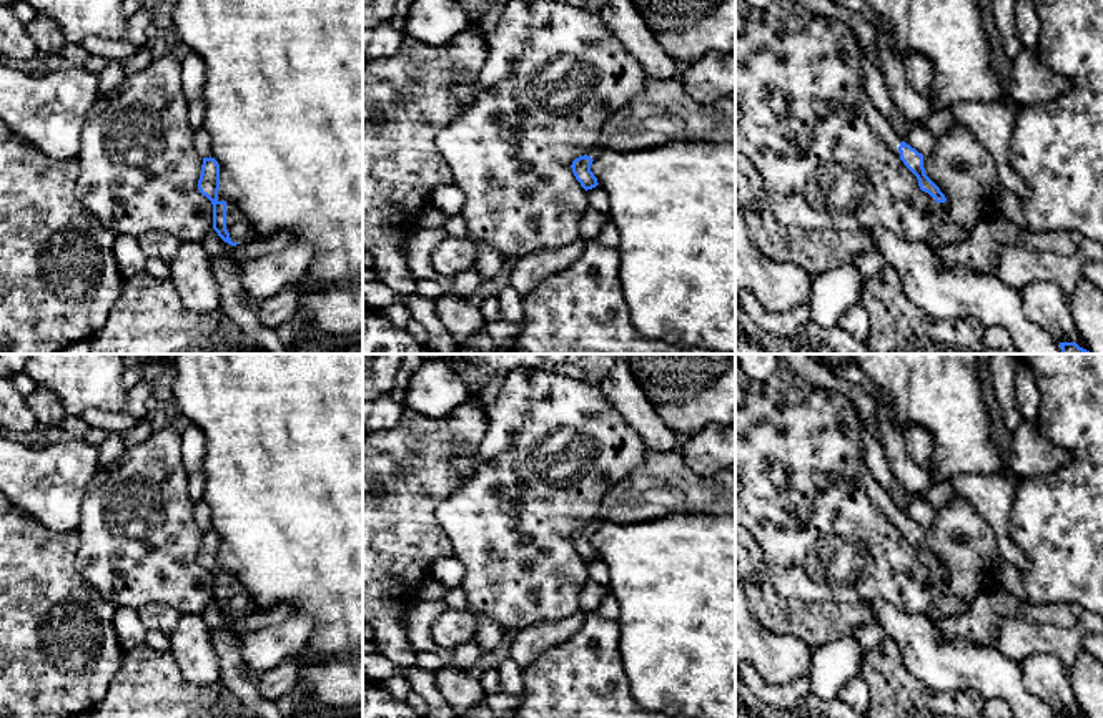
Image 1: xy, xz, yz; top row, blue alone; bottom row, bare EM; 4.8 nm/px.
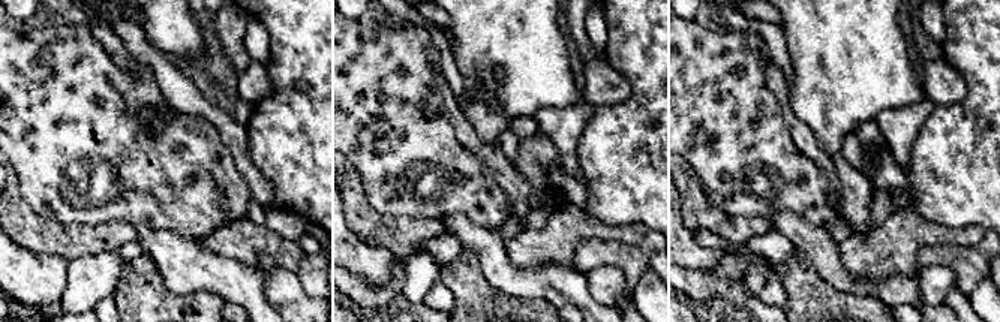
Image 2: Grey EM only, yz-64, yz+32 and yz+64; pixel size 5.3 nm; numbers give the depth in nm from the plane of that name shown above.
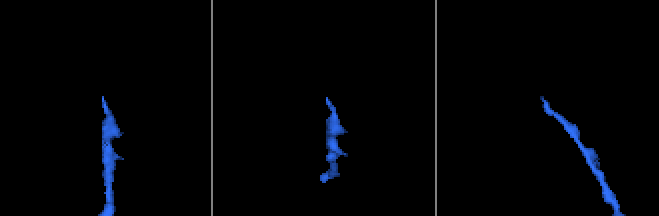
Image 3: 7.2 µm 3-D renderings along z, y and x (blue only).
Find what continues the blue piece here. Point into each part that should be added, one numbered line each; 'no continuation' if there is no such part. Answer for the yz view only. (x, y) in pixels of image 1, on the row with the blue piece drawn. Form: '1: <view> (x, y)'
1: yz (882, 128)

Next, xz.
1: xz (662, 112)

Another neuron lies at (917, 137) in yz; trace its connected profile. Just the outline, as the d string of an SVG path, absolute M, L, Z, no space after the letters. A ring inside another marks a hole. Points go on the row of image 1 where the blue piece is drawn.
M860 50L860 66L863 75L863 88L868 100L880 111L880 115L890 123L893 131L902 141L915 148L923 156L933 153L935 135L932 135L922 125L912 126L903 116L902 110L890 98L887 81L878 66Z

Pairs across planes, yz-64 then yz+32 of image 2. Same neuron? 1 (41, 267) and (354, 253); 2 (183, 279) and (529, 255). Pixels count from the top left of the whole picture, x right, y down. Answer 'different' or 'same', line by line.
1: same
2: different

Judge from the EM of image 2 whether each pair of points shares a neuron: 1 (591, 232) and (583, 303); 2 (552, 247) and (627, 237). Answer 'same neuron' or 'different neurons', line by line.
1: different neurons
2: same neuron

